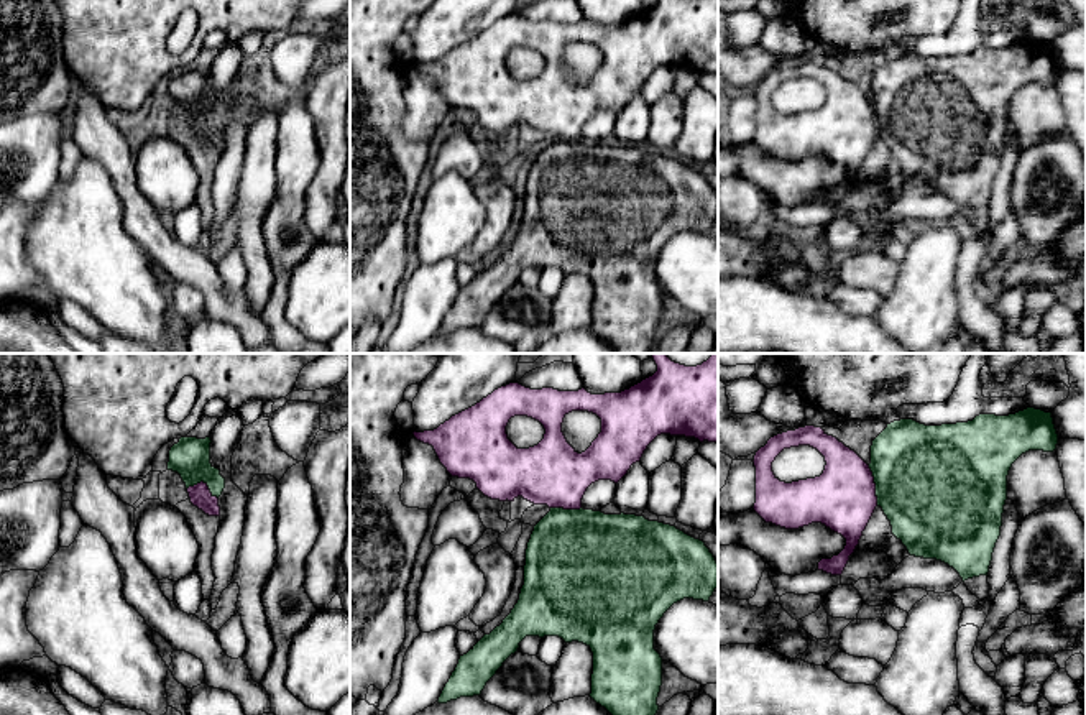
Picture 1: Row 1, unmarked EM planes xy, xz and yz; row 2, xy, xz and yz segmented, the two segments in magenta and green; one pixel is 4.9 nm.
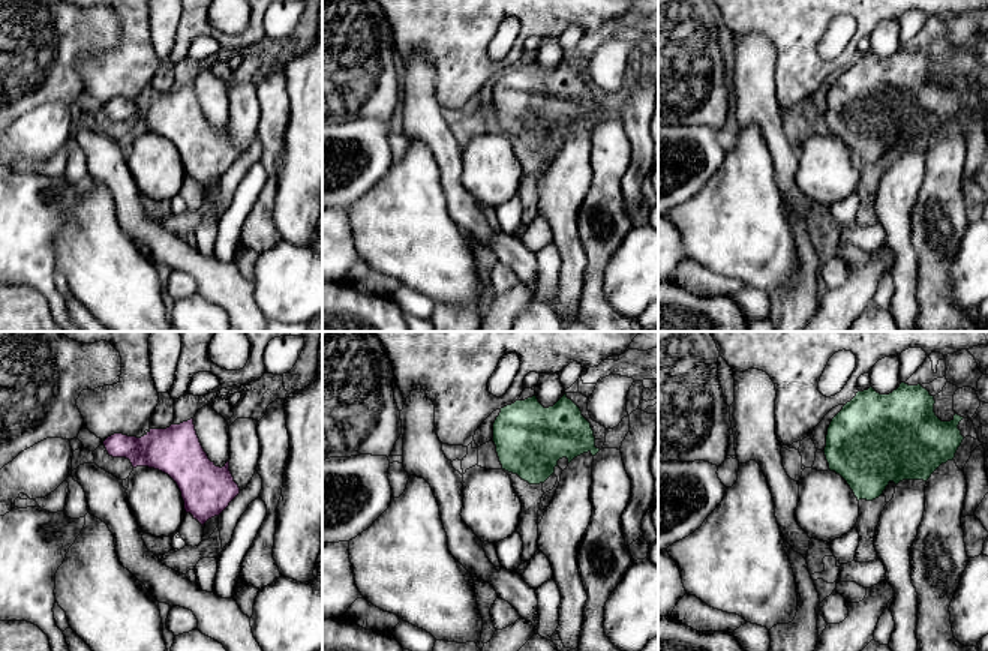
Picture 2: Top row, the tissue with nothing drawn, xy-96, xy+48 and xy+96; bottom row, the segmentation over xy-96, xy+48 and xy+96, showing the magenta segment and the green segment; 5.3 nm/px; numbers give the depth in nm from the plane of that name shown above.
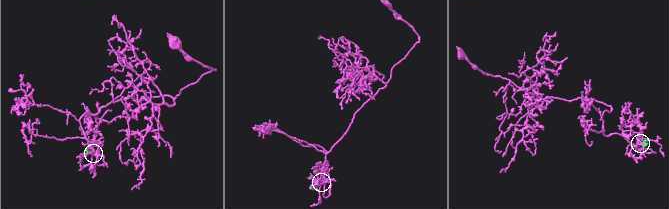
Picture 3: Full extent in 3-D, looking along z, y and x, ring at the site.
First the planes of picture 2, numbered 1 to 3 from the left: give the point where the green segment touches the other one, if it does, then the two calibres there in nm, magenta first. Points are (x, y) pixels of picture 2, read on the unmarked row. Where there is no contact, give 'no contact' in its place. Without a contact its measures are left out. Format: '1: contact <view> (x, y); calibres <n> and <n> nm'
1: no contact
2: no contact
3: no contact

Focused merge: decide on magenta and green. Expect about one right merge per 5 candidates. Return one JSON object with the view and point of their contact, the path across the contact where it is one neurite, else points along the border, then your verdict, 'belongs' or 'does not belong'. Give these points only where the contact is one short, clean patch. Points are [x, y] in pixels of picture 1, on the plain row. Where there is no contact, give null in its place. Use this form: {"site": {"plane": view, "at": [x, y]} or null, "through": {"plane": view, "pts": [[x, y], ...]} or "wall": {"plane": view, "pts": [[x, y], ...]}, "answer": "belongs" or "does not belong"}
{"site": {"plane": "yz", "at": [874, 117]}, "answer": "does not belong"}

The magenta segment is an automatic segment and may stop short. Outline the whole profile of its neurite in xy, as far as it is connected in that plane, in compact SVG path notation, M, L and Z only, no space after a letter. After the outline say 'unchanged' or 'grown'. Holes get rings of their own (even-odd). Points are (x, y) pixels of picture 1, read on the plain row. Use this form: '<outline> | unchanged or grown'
M200 113L187 120L191 135L209 148L220 148L219 130L214 128L207 115Z | unchanged

